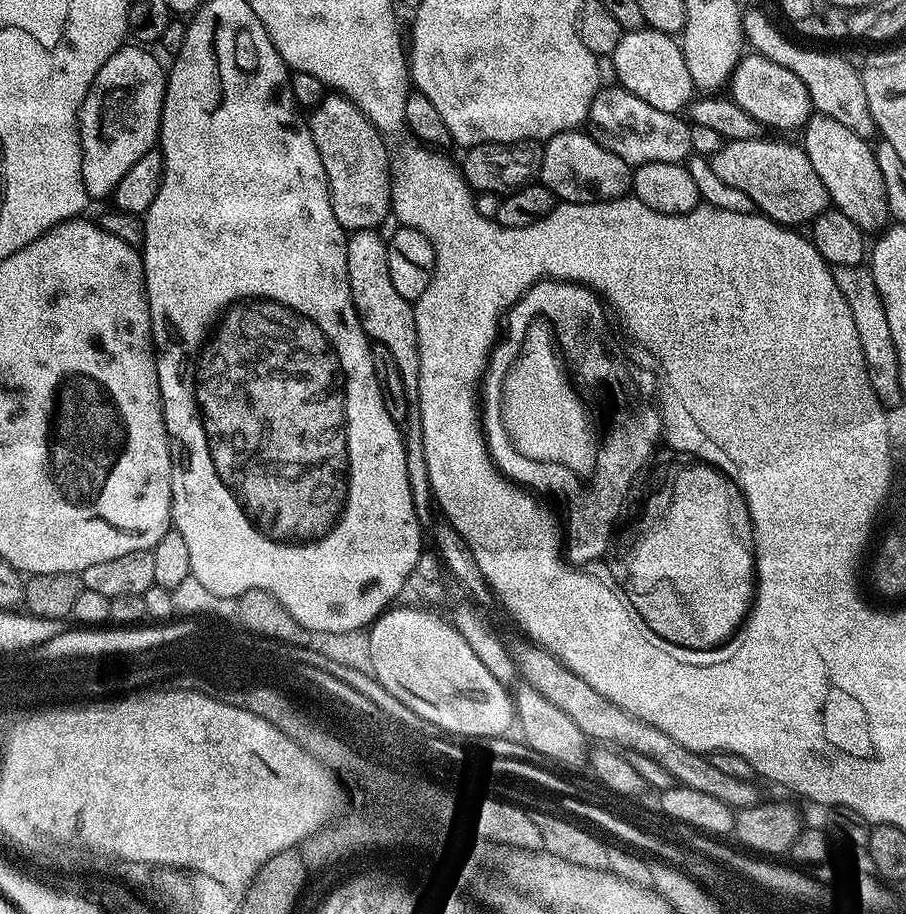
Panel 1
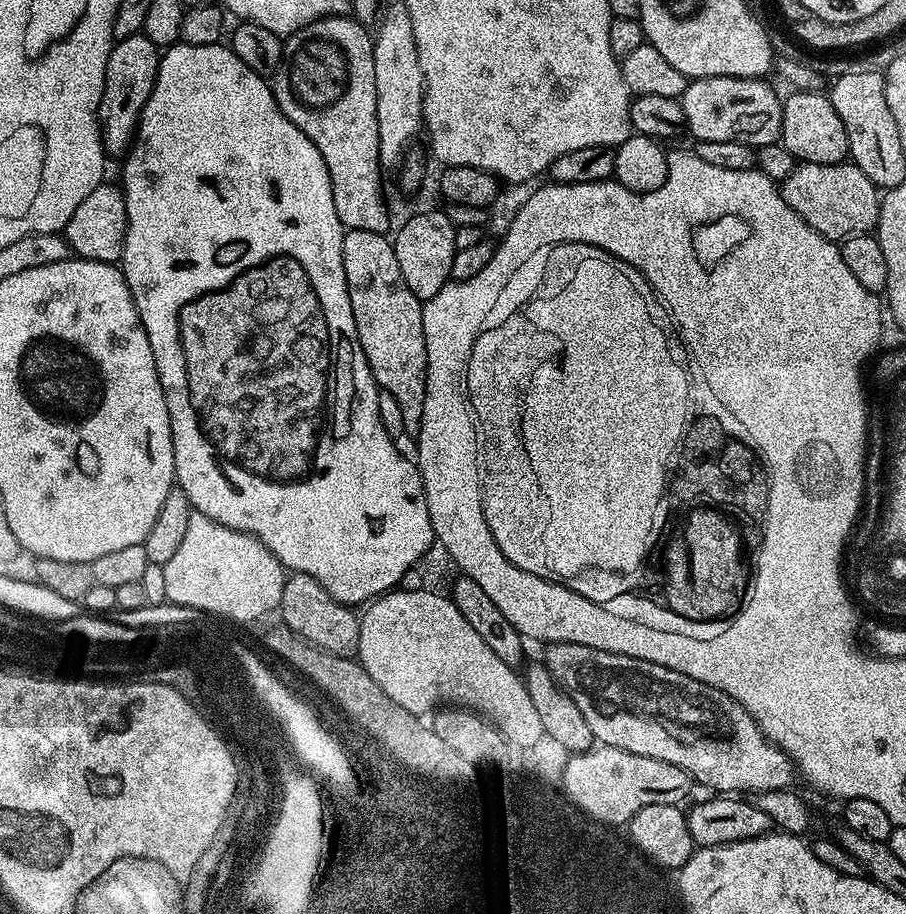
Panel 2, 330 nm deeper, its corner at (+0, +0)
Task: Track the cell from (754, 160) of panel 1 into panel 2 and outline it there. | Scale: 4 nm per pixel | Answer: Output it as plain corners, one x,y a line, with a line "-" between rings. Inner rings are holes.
851,162
842,164
797,163
779,185
780,193
794,211
820,236
843,242
851,236
863,236
875,229
880,217
881,193
876,184

